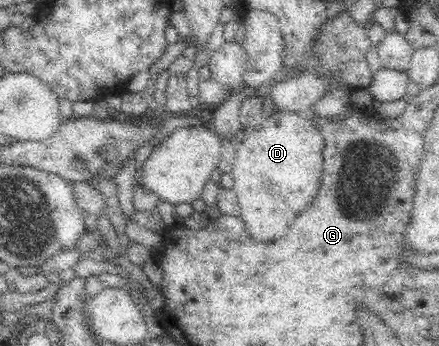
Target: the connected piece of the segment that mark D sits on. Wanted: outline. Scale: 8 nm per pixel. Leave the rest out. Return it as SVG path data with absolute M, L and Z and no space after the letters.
M275 112L252 131L247 131L233 161L232 190L238 200L239 217L243 220L245 232L255 242L269 243L281 239L285 235L285 229L295 221L295 217L301 211L305 211L305 207L309 207L309 203L315 199L324 167L321 147L323 147L321 132L317 131L313 123L303 114Z

